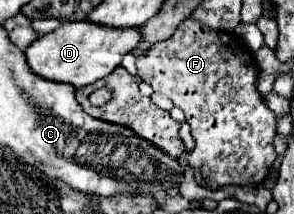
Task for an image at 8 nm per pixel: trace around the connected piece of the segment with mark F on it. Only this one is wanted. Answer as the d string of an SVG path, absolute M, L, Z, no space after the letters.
M189 17L175 29L175 33L167 41L155 43L147 51L147 55L137 57L139 79L151 85L153 91L167 95L173 105L185 113L191 135L197 143L197 147L189 153L187 163L201 179L207 181L211 189L223 185L261 185L273 161L277 159L277 153L273 149L273 137L277 133L275 117L265 107L257 91L259 69L253 51L249 51L249 47L243 47L245 45L241 43L241 39L237 39L237 35L213 31Z

